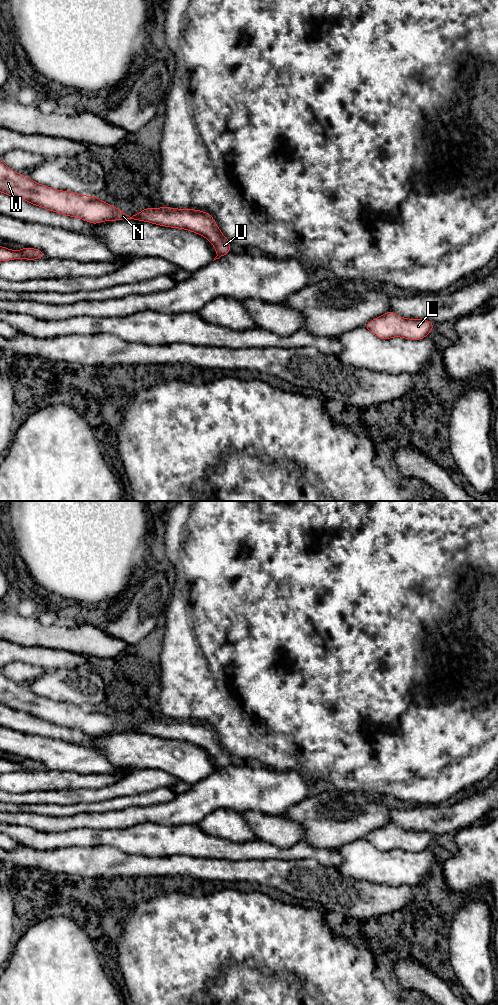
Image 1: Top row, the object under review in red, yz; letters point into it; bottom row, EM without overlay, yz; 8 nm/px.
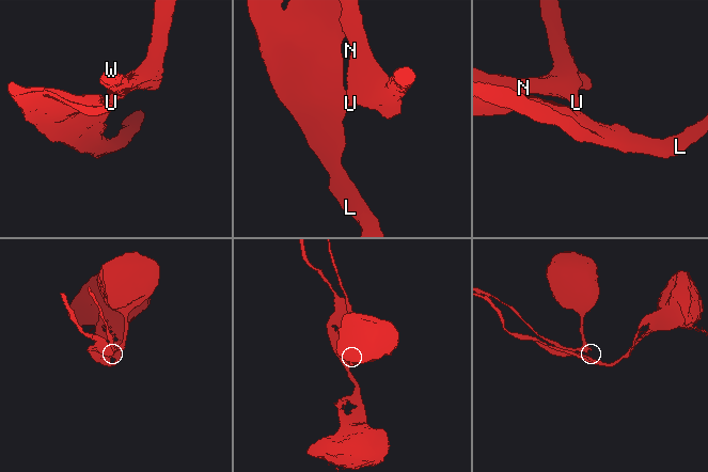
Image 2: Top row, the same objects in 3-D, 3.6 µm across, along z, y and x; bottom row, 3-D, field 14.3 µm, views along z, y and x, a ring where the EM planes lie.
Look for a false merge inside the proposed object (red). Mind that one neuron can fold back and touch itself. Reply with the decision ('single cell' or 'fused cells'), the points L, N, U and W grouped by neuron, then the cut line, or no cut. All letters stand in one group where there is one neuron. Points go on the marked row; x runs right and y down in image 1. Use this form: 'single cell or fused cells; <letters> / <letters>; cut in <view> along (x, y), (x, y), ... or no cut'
fused cells; L / N U W; cut in yz along (217, 253), (221, 255)

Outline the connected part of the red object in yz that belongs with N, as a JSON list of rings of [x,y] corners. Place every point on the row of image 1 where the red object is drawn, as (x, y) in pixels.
[[[0,158],[0,192],[92,224],[134,219],[164,227],[189,230],[205,237],[215,247],[217,254],[224,256],[231,252],[231,242],[222,234],[214,218],[207,212],[163,206],[161,208],[146,208],[130,217],[98,197],[55,190],[36,183],[27,176],[8,168],[2,158]]]

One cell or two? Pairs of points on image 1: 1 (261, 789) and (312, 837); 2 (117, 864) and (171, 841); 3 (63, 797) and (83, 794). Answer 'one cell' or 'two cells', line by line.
1: two cells
2: two cells
3: one cell

